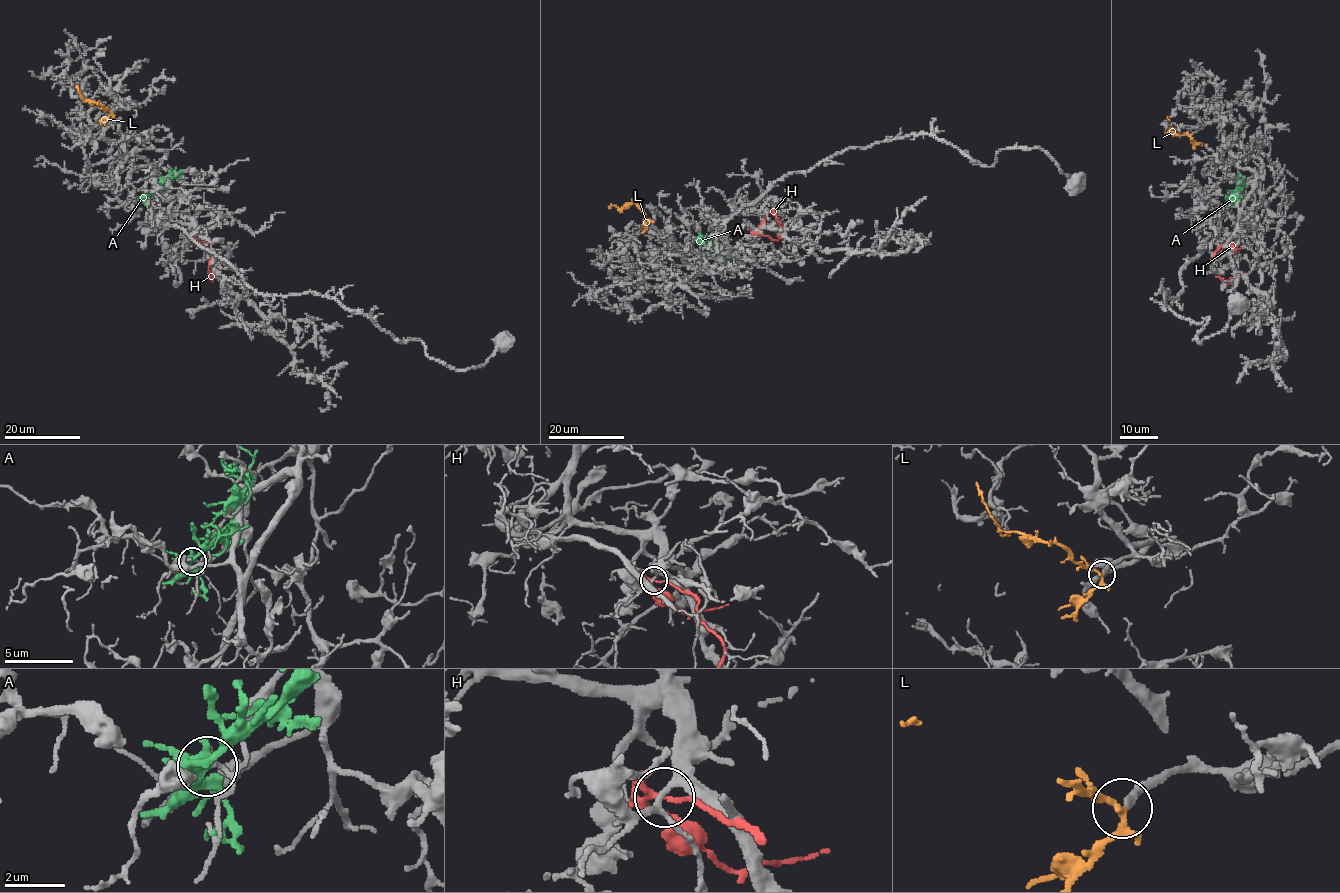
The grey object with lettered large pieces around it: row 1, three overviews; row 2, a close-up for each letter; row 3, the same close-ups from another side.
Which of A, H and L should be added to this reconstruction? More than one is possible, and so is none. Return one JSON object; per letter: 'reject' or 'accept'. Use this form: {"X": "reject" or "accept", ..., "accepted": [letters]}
{"A": "reject", "H": "reject", "L": "accept", "accepted": ["L"]}

